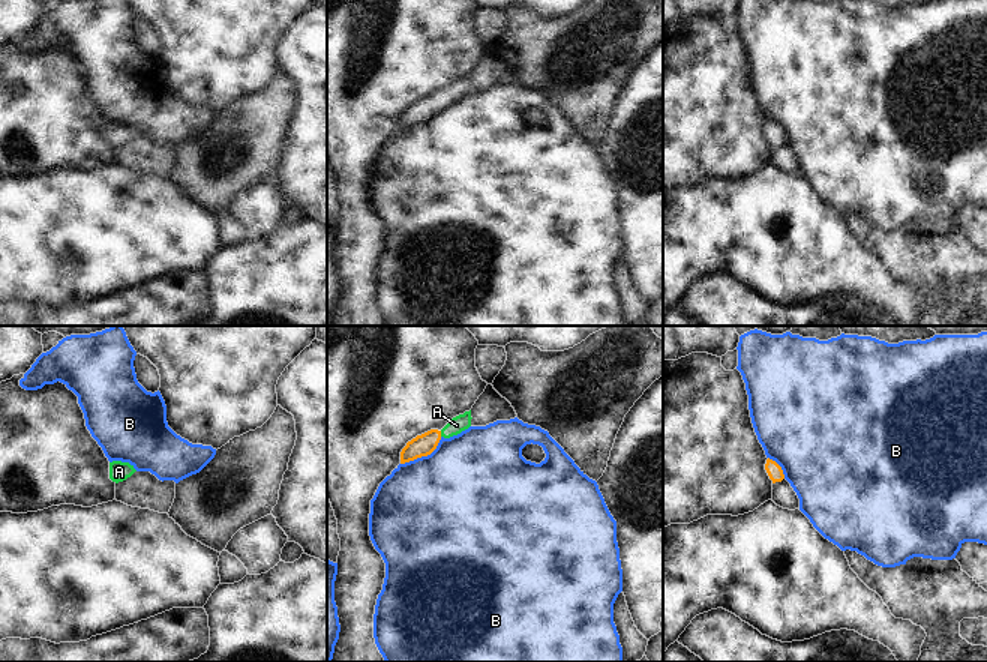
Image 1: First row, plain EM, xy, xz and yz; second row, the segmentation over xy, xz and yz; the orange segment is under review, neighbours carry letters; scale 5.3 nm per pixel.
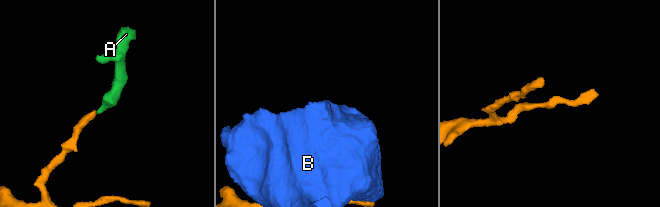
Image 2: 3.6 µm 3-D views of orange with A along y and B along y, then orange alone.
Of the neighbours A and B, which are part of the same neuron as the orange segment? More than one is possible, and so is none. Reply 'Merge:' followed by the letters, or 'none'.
Merge: A

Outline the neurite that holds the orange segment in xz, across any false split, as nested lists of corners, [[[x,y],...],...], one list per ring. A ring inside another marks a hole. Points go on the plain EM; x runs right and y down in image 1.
[[[470,74],[464,78],[453,81],[441,95],[430,93],[422,99],[417,99],[411,105],[408,105],[406,110],[402,113],[400,128],[430,119],[436,113],[442,101],[450,102],[468,93],[471,90],[471,83],[472,81]]]

